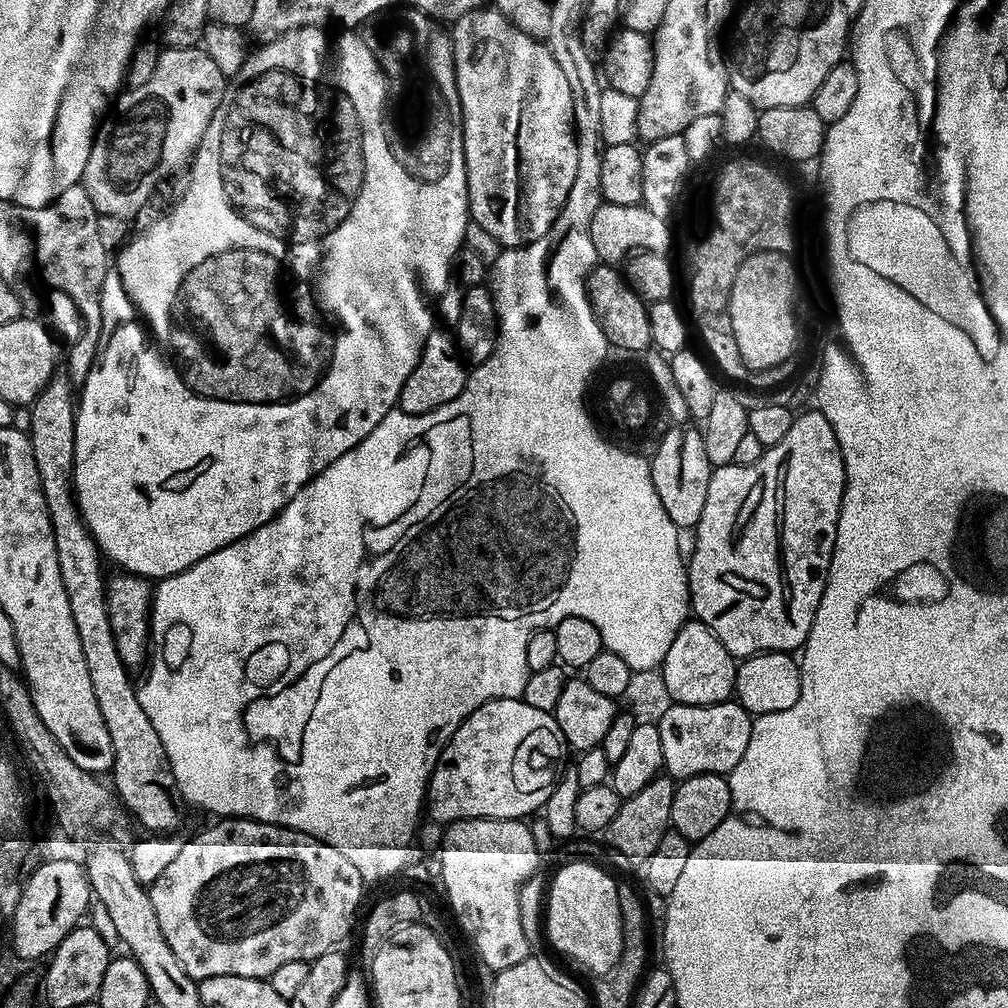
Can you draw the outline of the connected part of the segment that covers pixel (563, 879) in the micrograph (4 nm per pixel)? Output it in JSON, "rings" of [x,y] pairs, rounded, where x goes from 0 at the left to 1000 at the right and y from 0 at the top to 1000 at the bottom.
{"rings":[[[567,853],[553,863],[552,870],[548,875],[546,873],[542,881],[542,933],[558,947],[591,964],[592,969],[599,968],[601,962],[613,954],[613,946],[617,946],[617,907],[613,903],[612,876],[612,870],[607,870],[601,862],[591,857],[582,857],[579,853]]]}

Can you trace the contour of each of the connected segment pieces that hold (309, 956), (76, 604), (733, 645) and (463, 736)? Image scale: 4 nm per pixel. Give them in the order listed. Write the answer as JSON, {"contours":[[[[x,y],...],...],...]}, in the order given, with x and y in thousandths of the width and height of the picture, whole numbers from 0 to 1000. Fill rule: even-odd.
{"contours":[[[[222,812],[211,821],[206,821],[203,825],[195,827],[191,833],[183,833],[181,843],[177,843],[177,848],[173,850],[173,855],[157,867],[157,871],[147,881],[149,895],[153,895],[153,907],[157,907],[157,919],[161,919],[161,927],[173,942],[173,950],[181,954],[185,966],[188,966],[197,974],[204,970],[213,968],[239,968],[240,970],[252,970],[260,972],[268,970],[276,958],[281,958],[284,954],[296,954],[305,952],[307,954],[314,952],[319,946],[330,943],[345,929],[345,924],[349,921],[349,912],[353,909],[353,900],[357,897],[357,892],[361,889],[363,874],[355,867],[354,861],[331,839],[313,833],[310,829],[305,829],[299,825],[293,825],[287,821],[278,821],[274,817],[261,817],[255,813],[244,813],[241,812]]],[[[53,371],[48,381],[33,395],[27,406],[26,422],[30,446],[38,466],[40,484],[44,487],[48,516],[52,519],[62,581],[65,581],[65,593],[69,593],[69,609],[73,609],[77,637],[81,637],[81,649],[85,649],[89,681],[93,681],[93,692],[97,692],[97,704],[101,704],[101,716],[105,716],[105,728],[109,728],[109,740],[113,744],[109,771],[114,789],[122,805],[126,809],[128,806],[144,821],[144,826],[171,827],[179,817],[180,802],[173,789],[175,777],[171,771],[171,761],[165,752],[161,732],[157,732],[149,712],[145,712],[133,681],[127,677],[128,664],[119,655],[115,644],[115,634],[107,617],[105,575],[99,572],[101,553],[87,525],[83,523],[71,486],[71,435],[75,413],[73,391],[69,387],[66,372]]],[[[813,407],[805,408],[798,409],[795,413],[793,410],[787,416],[784,427],[780,427],[780,435],[776,435],[776,438],[772,438],[767,444],[759,444],[752,458],[744,462],[725,459],[707,467],[704,482],[700,486],[700,502],[696,502],[696,514],[690,519],[688,525],[690,541],[687,544],[687,552],[685,548],[681,556],[685,607],[689,614],[695,615],[710,630],[712,637],[720,641],[724,650],[731,653],[750,651],[754,647],[786,649],[797,644],[800,633],[804,629],[804,621],[808,617],[808,609],[812,605],[812,597],[815,593],[815,585],[821,572],[821,563],[827,546],[827,534],[831,526],[831,510],[835,502],[837,459],[825,424]]],[[[518,692],[482,696],[456,717],[444,733],[444,739],[438,744],[425,774],[424,809],[426,806],[439,819],[458,813],[520,813],[527,811],[535,807],[546,792],[562,754],[560,746],[560,729],[549,707],[530,704],[530,700]]]]}

